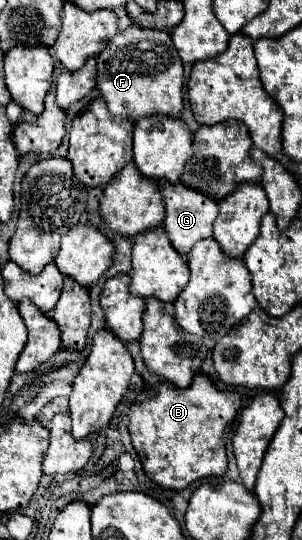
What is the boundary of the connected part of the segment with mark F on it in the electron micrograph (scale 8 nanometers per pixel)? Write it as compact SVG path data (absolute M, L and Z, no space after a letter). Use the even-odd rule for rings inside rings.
M129 25L97 57L97 87L113 115L179 117L183 111L183 65L167 29Z

